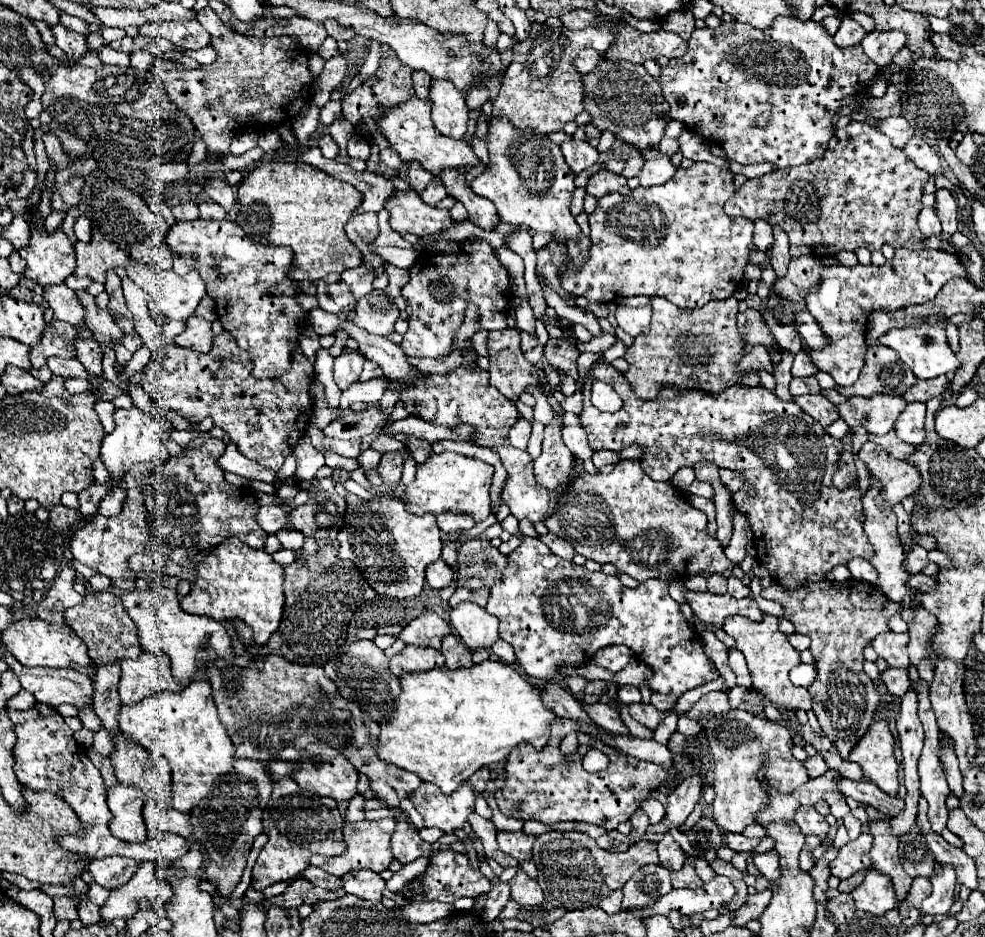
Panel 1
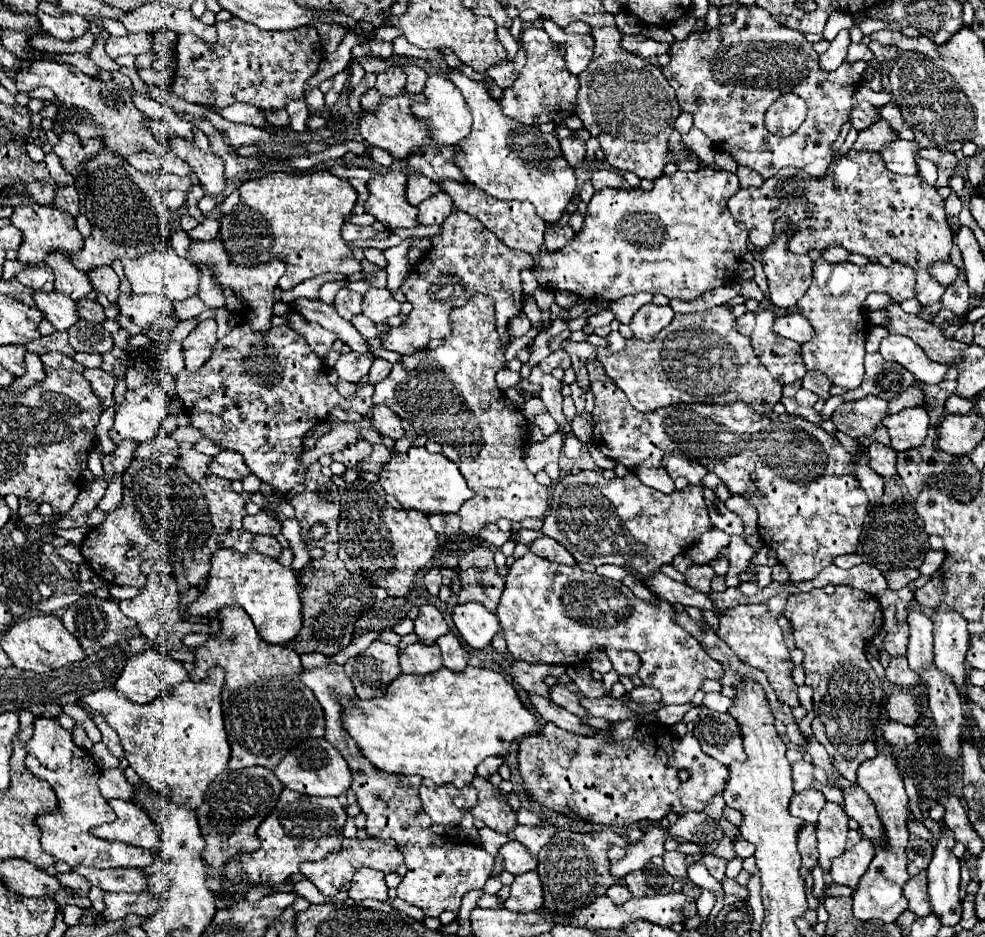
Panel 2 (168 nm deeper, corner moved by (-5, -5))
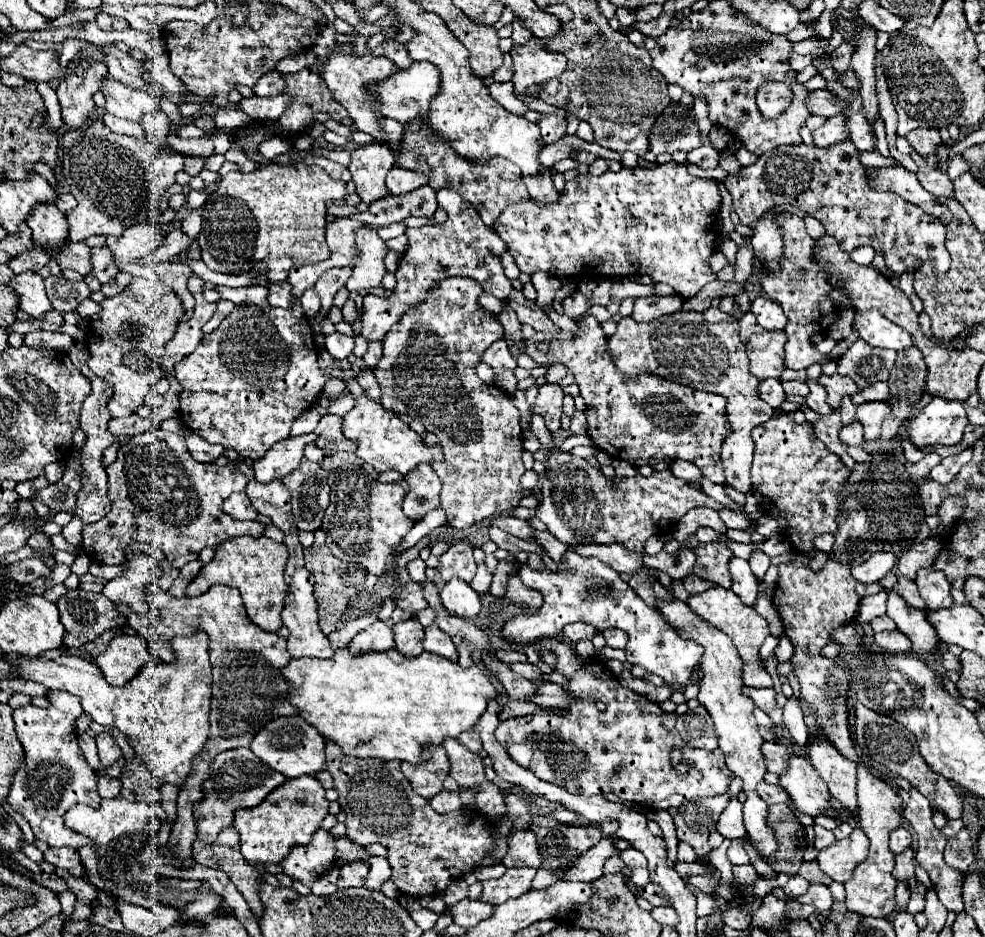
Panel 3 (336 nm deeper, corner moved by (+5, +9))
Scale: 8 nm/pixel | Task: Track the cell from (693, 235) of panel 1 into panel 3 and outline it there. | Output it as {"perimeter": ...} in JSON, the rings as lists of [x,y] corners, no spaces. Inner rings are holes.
{"perimeter":[[[667,162],[667,164],[657,164],[655,168],[621,168],[619,172],[605,172],[601,176],[593,176],[593,174],[579,174],[575,180],[567,182],[563,194],[559,196],[559,200],[555,202],[555,206],[537,206],[537,202],[529,200],[525,202],[525,206],[509,206],[501,212],[501,218],[497,218],[497,226],[495,232],[501,236],[503,242],[509,244],[509,252],[515,258],[517,266],[521,272],[525,274],[533,274],[533,272],[547,272],[551,276],[557,278],[587,278],[587,280],[597,280],[599,276],[609,280],[615,276],[651,276],[653,282],[663,282],[669,284],[675,292],[679,292],[685,298],[695,296],[707,282],[715,280],[717,276],[711,272],[709,268],[709,256],[717,250],[717,240],[721,236],[719,232],[719,208],[721,208],[721,192],[719,192],[719,184],[713,178],[697,178],[691,176],[685,164],[677,164],[677,162]]]}

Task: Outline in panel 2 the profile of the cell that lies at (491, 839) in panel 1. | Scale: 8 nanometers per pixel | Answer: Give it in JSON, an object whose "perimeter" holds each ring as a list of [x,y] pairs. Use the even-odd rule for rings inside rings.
{"perimeter":[[[511,840],[507,842],[501,850],[503,854],[503,864],[505,864],[505,870],[511,872],[513,876],[519,876],[523,872],[531,872],[537,868],[537,856],[531,854],[521,842],[517,840]]]}

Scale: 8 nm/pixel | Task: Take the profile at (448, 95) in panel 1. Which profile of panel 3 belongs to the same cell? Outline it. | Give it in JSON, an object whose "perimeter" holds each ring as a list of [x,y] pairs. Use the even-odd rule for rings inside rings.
{"perimeter":[[[413,62],[407,70],[401,70],[395,76],[377,82],[377,96],[381,100],[381,114],[393,118],[397,122],[427,122],[429,104],[439,94],[441,88],[441,72],[431,62]]]}

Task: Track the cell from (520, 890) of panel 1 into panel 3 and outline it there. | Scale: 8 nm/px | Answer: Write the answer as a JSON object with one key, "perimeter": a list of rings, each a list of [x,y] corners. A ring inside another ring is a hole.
{"perimeter":[[[509,868],[499,880],[487,880],[483,884],[481,900],[497,906],[509,898],[517,898],[517,894],[523,894],[531,888],[535,874],[535,868]]]}

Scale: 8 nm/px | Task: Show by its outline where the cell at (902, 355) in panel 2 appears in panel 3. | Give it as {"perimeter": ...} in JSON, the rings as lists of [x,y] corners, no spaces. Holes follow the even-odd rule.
{"perimeter":[[[877,310],[863,312],[863,314],[859,312],[855,316],[853,328],[859,330],[859,338],[863,338],[869,346],[891,348],[891,350],[897,350],[897,352],[909,350],[913,346],[911,334],[907,330],[899,328],[897,324],[889,322]]]}

